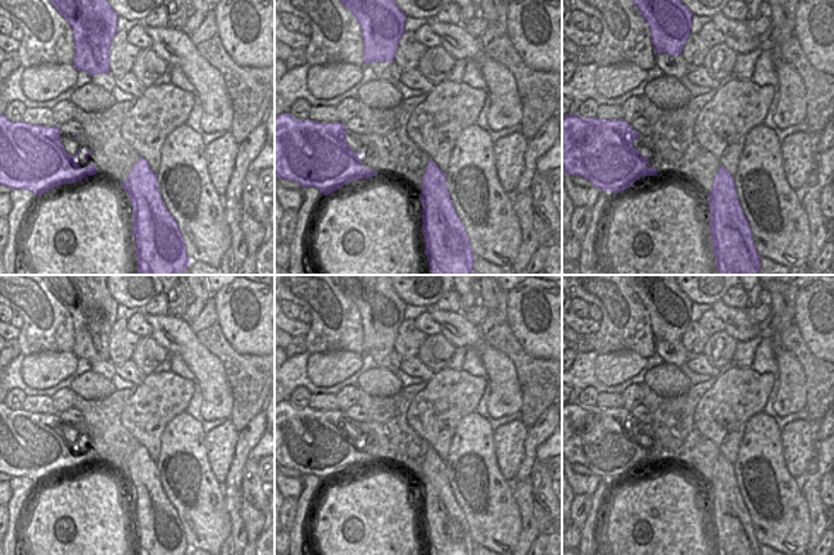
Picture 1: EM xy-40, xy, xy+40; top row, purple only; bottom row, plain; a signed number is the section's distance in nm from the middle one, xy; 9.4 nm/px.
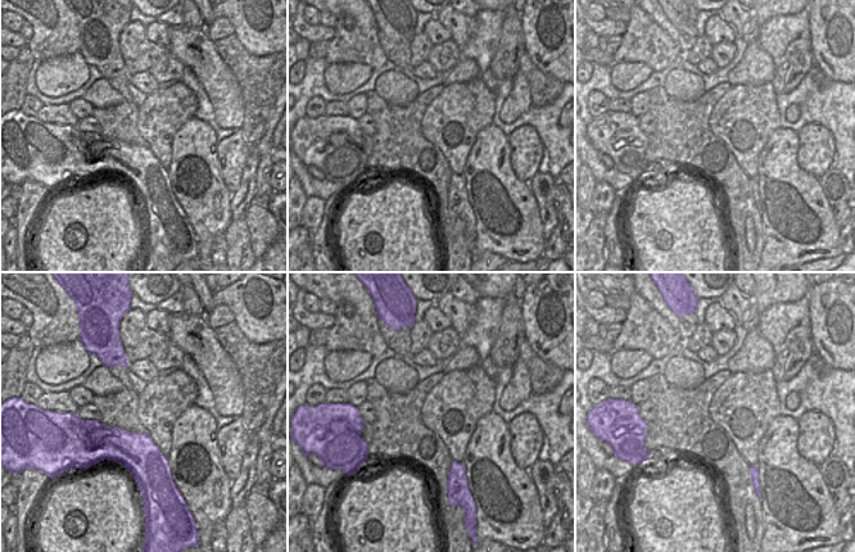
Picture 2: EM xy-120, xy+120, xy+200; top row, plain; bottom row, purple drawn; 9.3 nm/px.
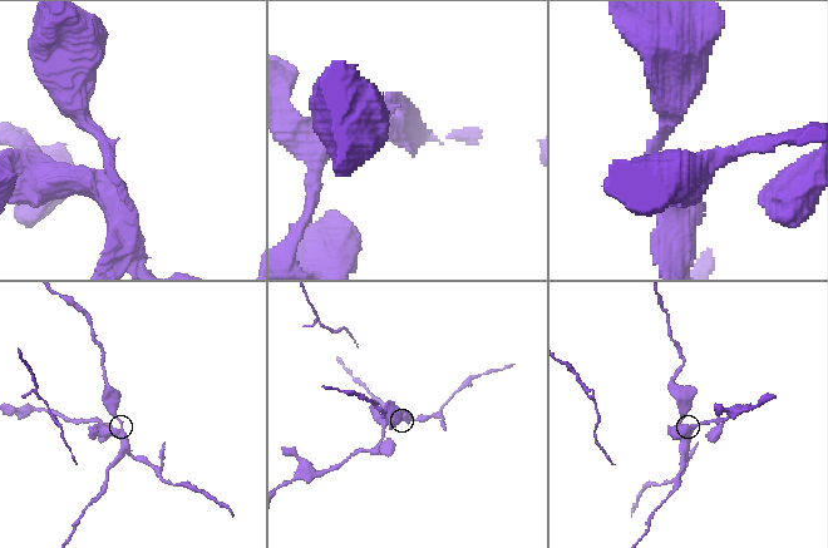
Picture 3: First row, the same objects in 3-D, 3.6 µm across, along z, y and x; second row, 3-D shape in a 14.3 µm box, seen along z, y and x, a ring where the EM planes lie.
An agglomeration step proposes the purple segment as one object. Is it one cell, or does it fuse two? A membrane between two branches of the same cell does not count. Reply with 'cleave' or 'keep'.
cleave

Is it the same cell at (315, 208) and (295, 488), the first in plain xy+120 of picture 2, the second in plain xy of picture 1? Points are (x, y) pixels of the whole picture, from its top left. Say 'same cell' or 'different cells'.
different cells

